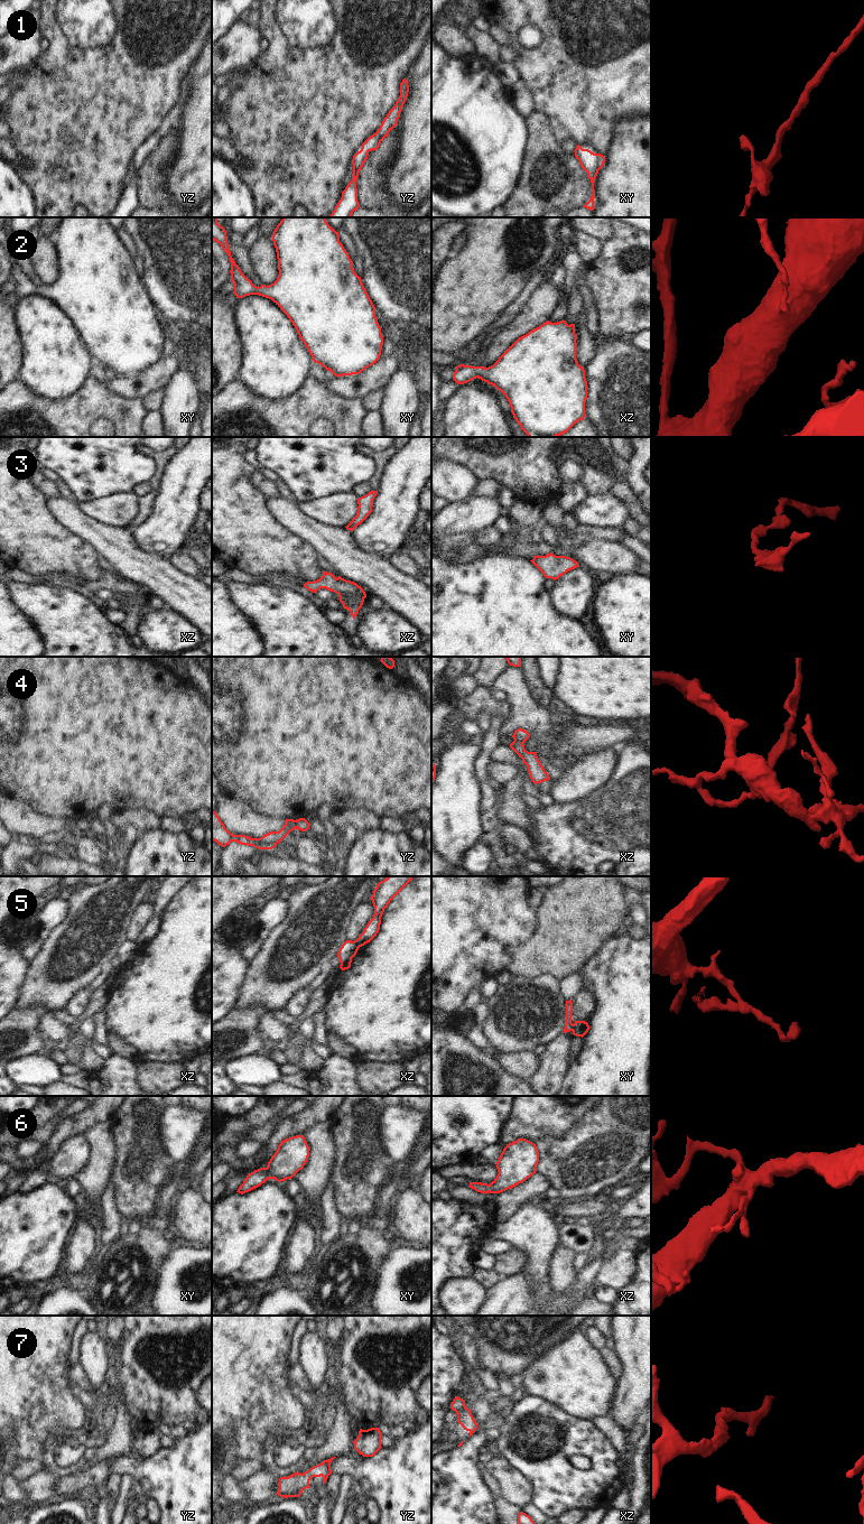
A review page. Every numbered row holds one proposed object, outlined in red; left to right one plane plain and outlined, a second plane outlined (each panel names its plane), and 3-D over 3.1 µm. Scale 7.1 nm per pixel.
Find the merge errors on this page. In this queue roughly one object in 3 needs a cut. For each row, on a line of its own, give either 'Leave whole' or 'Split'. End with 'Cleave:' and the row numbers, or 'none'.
1: Leave whole
2: Leave whole
3: Leave whole
4: Split
5: Split
6: Leave whole
7: Leave whole
Cleave: 4, 5.

